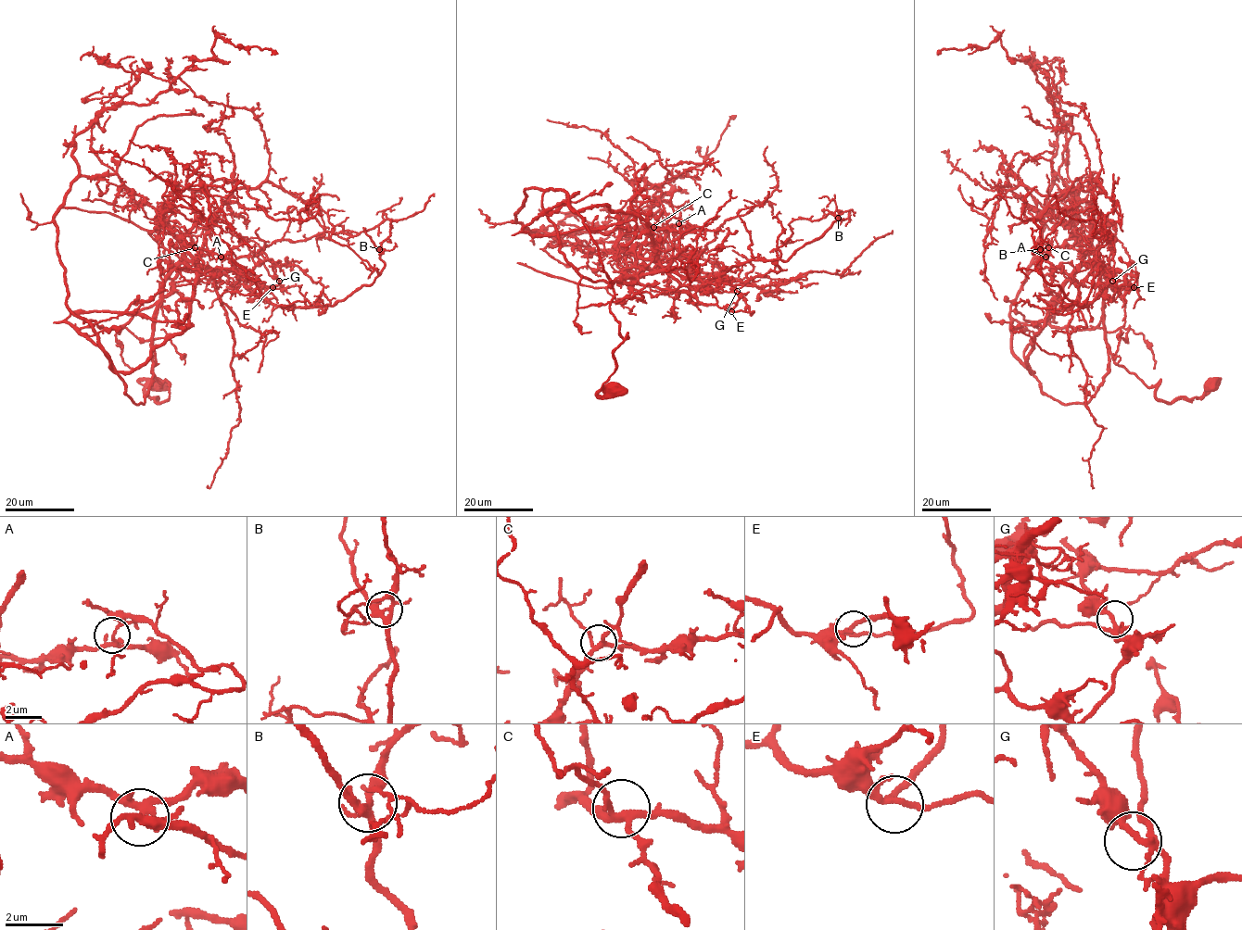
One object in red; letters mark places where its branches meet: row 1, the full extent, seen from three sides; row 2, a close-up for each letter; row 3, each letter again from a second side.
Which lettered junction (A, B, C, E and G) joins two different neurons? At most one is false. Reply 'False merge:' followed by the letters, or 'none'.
False merge: A

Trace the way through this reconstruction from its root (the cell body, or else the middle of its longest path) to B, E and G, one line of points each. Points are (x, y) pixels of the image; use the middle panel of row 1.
B: (616, 387), (603, 383), (627, 333), (612, 282), (653, 295), (715, 288), (734, 267), (786, 261), (838, 218)
E: (616, 387), (603, 383), (627, 333), (610, 310), (612, 282), (653, 295), (688, 293), (731, 311)
G: (616, 387), (603, 383), (627, 333), (610, 310), (612, 282), (732, 308), (737, 291)

